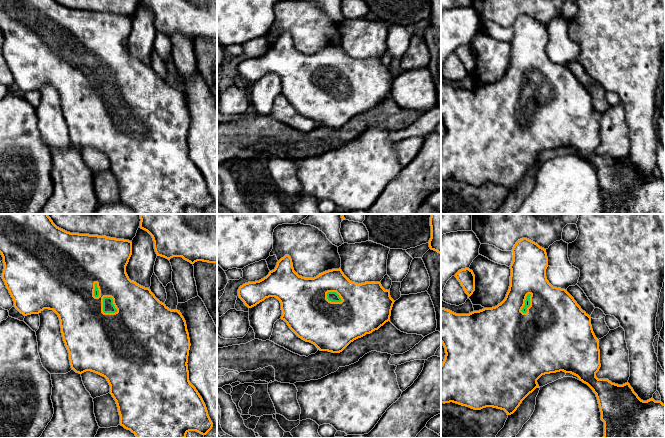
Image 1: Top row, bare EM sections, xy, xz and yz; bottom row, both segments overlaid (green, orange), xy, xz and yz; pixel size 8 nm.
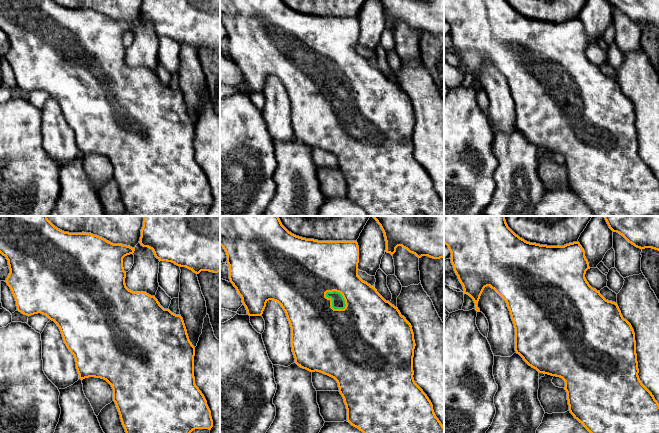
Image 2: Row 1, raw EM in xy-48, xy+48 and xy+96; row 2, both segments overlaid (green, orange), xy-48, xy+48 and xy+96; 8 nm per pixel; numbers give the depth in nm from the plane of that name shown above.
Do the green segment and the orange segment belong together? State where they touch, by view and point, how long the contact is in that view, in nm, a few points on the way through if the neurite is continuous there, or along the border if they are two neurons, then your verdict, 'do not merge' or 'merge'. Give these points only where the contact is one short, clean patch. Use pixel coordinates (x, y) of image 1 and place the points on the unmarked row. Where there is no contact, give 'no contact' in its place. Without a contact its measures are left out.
meets green in xy at (112, 77); contact 170 nm long; runs through xy (108, 83), (112, 77), (139, 92); merge

